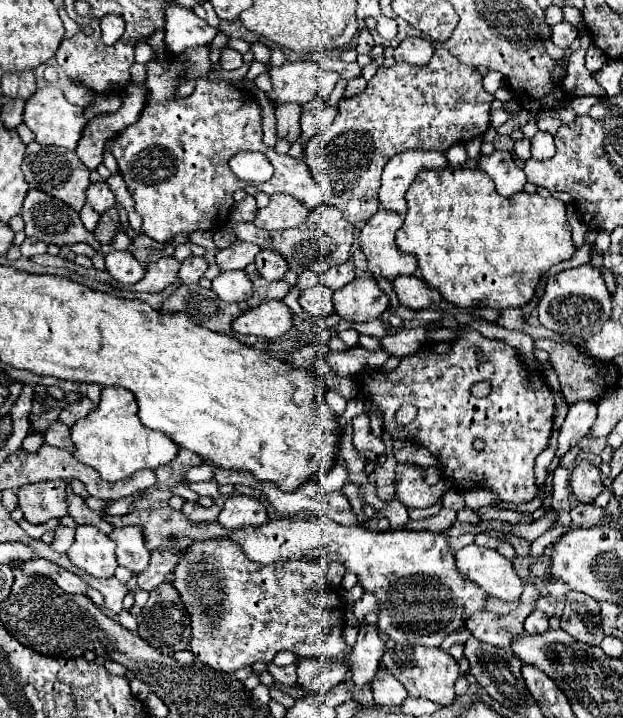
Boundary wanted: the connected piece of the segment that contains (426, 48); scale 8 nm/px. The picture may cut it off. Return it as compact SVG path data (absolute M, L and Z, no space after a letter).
M407 37L403 43L395 49L395 61L397 63L409 63L409 65L425 65L429 63L433 55L433 45L427 39L421 37Z

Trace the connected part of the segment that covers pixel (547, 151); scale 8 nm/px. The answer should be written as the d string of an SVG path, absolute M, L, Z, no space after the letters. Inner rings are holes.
M537 133L531 139L531 157L533 159L549 159L555 155L555 143L553 143L553 135L549 133Z

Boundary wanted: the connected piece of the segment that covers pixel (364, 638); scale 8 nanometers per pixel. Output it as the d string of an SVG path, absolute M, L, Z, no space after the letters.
M377 625L375 627L359 627L357 643L351 649L351 681L357 687L363 687L375 677L375 671L381 665L381 657L385 655L387 641L381 637Z

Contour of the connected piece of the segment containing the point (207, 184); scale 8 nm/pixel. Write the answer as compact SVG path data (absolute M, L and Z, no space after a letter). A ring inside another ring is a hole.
M195 47L195 51L183 51L183 55L175 55L175 59L167 59L169 67L163 67L159 61L157 51L153 51L153 59L145 65L147 67L147 103L139 115L139 119L125 127L115 139L105 141L105 151L113 153L117 159L119 171L127 183L129 193L135 201L135 211L143 217L143 233L157 243L167 243L179 233L193 233L199 229L217 229L227 223L227 217L233 207L233 193L237 189L245 189L247 183L231 175L227 165L229 157L239 151L261 151L273 163L275 173L273 179L267 183L259 183L259 191L267 195L275 193L289 193L309 209L315 209L323 203L323 195L319 185L315 183L307 163L303 159L295 159L291 155L279 155L273 147L263 143L263 127L261 127L261 109L257 101L231 85L229 81L211 81L211 51L209 47ZM185 81L195 81L195 91L189 97L177 97L177 87Z

